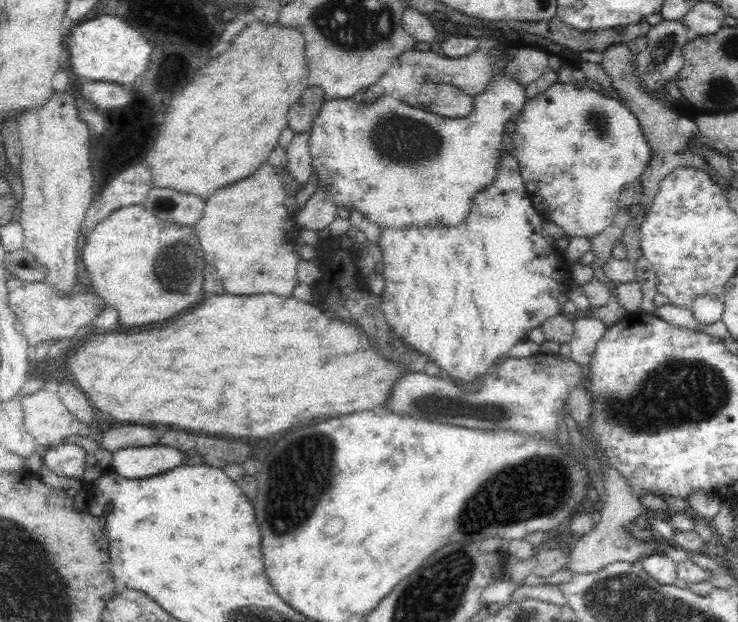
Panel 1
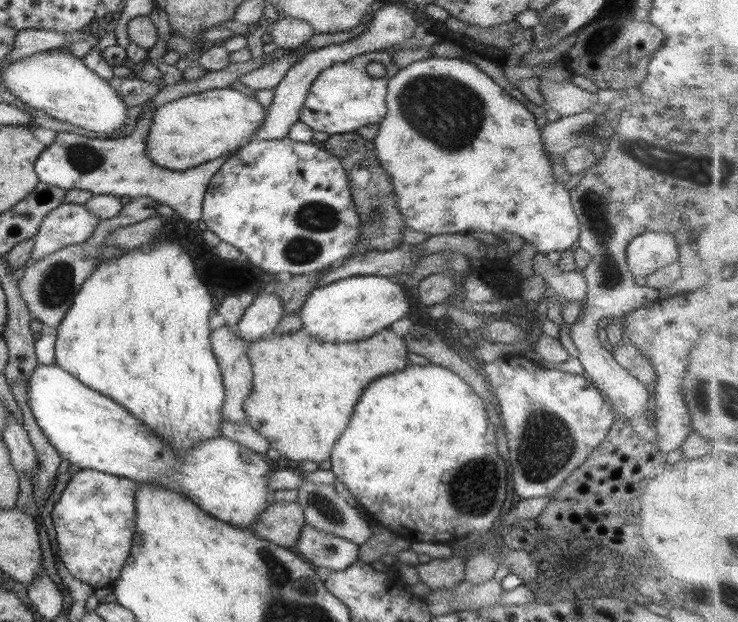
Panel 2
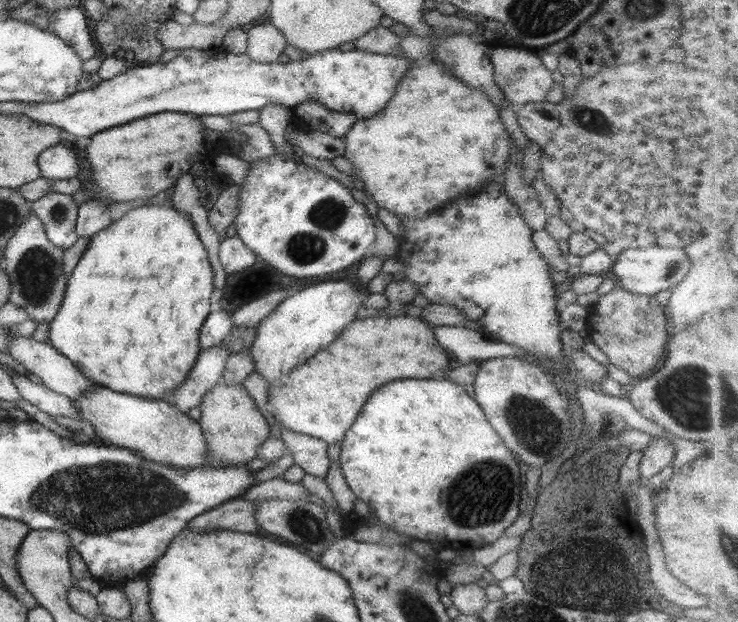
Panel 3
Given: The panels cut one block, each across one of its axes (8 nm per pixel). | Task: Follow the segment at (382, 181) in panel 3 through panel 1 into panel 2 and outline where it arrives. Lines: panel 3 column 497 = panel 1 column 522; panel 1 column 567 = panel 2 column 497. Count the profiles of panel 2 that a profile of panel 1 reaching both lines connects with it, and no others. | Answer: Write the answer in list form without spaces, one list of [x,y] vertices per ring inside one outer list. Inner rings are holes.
[[[430,57],[412,62],[406,68],[400,69],[398,74],[388,81],[386,104],[387,113],[379,122],[378,135],[373,138],[372,142],[381,166],[392,178],[396,202],[398,202],[400,214],[406,218],[408,228],[426,232],[429,235],[468,234],[471,231],[491,232],[496,236],[499,236],[500,233],[512,233],[536,246],[538,253],[546,255],[554,250],[558,252],[568,250],[577,243],[580,227],[578,227],[578,218],[572,210],[569,187],[553,176],[552,164],[545,154],[541,129],[536,124],[535,116],[520,101],[494,82],[490,76],[478,69],[474,63],[464,59],[444,57]]]

